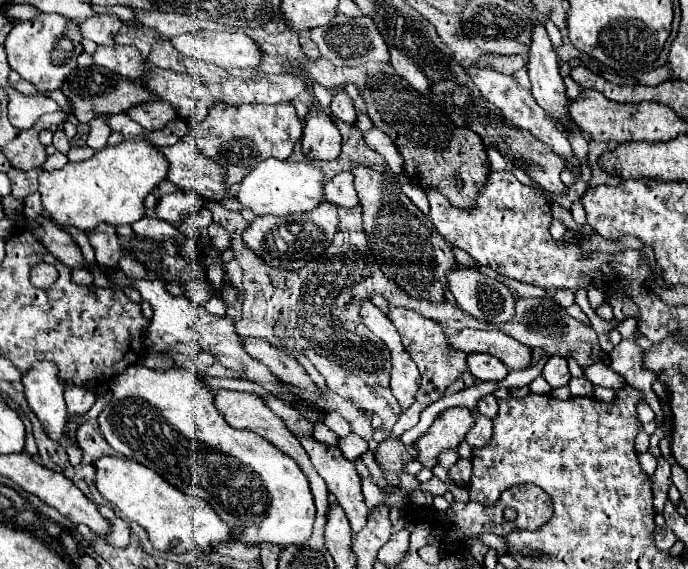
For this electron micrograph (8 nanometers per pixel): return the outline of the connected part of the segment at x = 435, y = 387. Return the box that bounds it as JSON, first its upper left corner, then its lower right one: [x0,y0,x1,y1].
[376,305,466,441]

